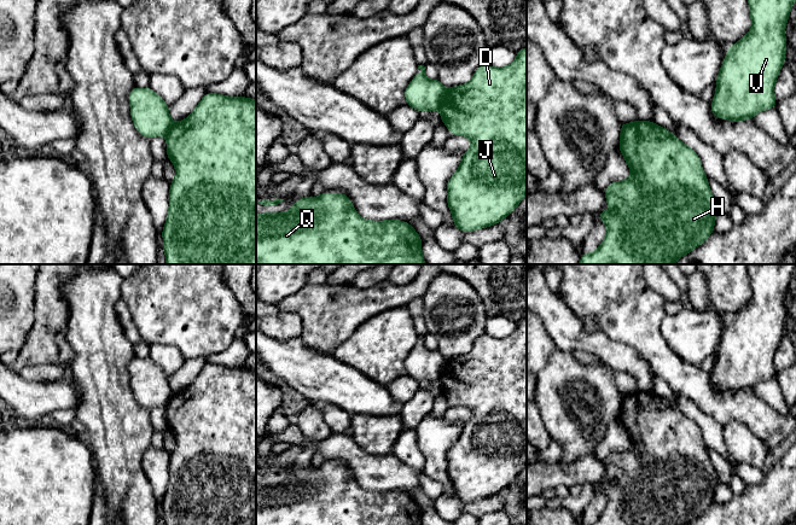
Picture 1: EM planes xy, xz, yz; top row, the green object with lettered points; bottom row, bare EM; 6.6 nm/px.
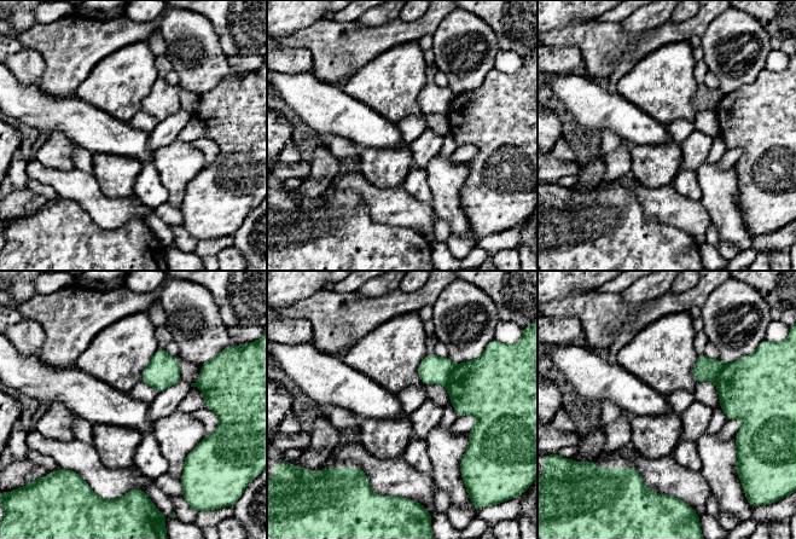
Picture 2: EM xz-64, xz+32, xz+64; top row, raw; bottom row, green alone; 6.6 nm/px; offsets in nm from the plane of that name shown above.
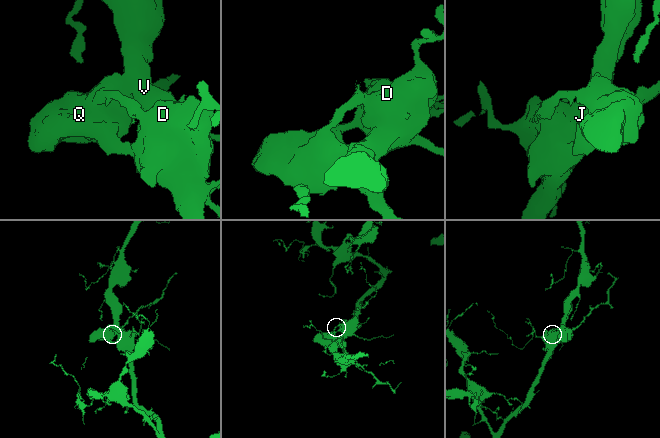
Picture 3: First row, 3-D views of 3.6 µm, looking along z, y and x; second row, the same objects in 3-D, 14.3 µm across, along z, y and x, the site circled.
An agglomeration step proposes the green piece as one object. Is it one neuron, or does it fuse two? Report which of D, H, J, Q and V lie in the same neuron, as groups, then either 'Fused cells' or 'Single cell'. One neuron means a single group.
Groups: D H J V / Q. Fused cells

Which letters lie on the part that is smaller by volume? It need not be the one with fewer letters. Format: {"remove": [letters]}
{"remove": ["Q"]}

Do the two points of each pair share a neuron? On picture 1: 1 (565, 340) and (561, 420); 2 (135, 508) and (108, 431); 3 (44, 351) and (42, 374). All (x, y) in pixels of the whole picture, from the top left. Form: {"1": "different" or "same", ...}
{"1": "different", "2": "same", "3": "different"}

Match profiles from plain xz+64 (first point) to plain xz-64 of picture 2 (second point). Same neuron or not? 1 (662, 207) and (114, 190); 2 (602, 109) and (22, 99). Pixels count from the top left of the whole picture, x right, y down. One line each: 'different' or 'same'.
1: different
2: same

